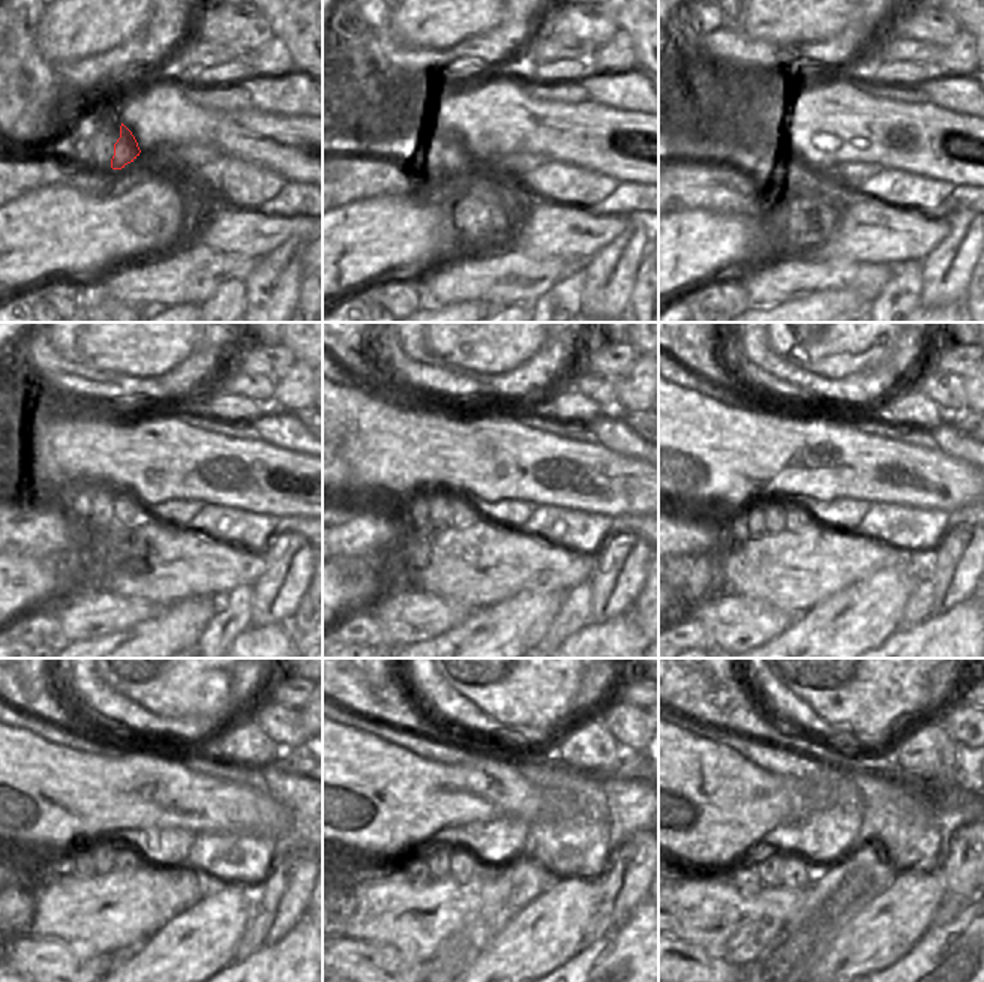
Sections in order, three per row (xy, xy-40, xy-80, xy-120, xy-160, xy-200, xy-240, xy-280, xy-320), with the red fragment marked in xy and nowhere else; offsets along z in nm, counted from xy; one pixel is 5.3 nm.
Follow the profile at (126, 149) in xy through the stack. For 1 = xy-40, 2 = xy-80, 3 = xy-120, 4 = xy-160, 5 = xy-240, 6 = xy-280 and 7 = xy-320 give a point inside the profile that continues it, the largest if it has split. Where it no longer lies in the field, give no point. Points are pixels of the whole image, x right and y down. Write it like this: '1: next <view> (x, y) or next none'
1: next xy-40 (458, 152)
2: next xy-80 (794, 170)
3: next xy-120 (126, 510)
4: next xy-160 (462, 513)
5: next xy-240 (126, 858)
6: next xy-280 (464, 864)
7: next xy-320 (798, 870)

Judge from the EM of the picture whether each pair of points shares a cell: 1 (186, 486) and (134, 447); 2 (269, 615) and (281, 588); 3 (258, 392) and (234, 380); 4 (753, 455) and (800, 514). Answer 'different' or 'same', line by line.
1: same
2: same
3: same
4: different

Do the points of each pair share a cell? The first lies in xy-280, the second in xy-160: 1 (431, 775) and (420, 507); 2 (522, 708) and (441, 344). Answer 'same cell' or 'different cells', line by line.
1: different cells
2: same cell

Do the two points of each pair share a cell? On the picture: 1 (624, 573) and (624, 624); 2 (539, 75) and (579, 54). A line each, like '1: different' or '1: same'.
1: different
2: different

